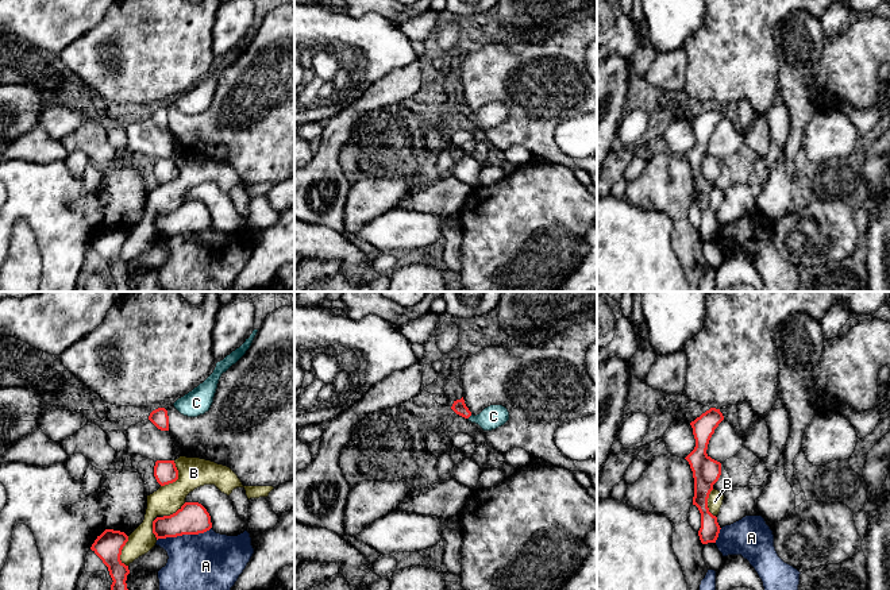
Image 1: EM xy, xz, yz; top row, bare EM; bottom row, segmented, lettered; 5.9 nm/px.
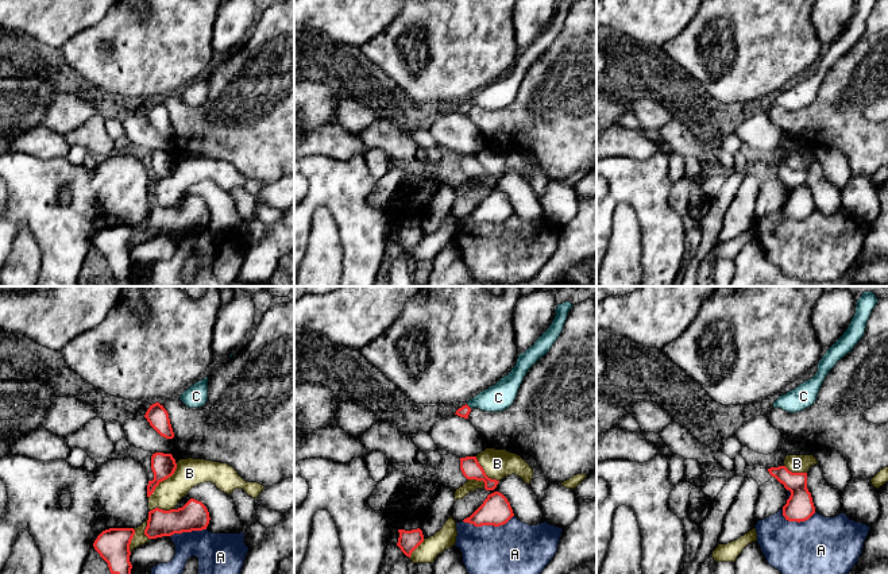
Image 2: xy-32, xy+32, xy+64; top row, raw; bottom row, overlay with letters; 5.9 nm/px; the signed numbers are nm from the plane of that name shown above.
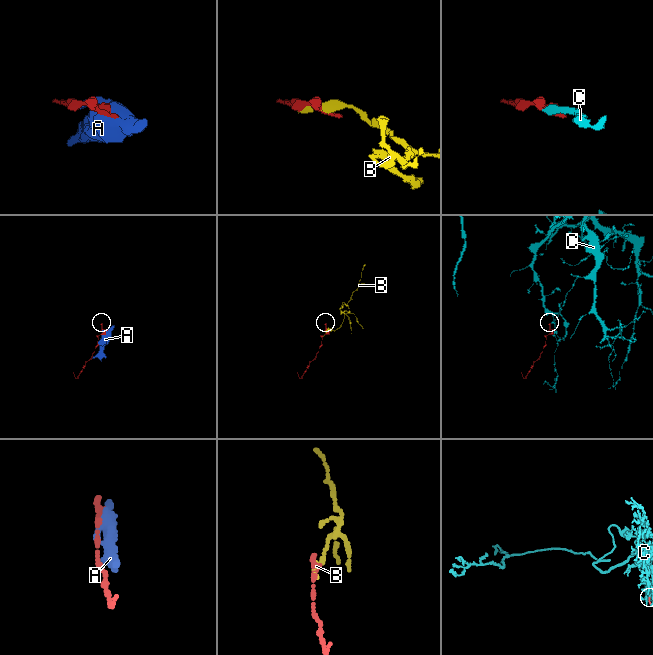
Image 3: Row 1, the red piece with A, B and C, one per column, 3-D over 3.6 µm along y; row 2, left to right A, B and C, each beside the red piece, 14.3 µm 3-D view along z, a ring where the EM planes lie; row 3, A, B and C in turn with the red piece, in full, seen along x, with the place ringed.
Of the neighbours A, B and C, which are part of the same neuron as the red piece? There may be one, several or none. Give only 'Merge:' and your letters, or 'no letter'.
Merge: C

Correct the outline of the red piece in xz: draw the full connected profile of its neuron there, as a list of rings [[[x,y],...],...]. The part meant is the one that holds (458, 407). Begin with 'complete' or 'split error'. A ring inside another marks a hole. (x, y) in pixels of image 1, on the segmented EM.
split error; [[[463,397],[454,401],[451,409],[469,421],[478,424],[483,431],[496,429],[509,420],[509,412],[502,405],[490,405],[474,416],[466,406]]]

